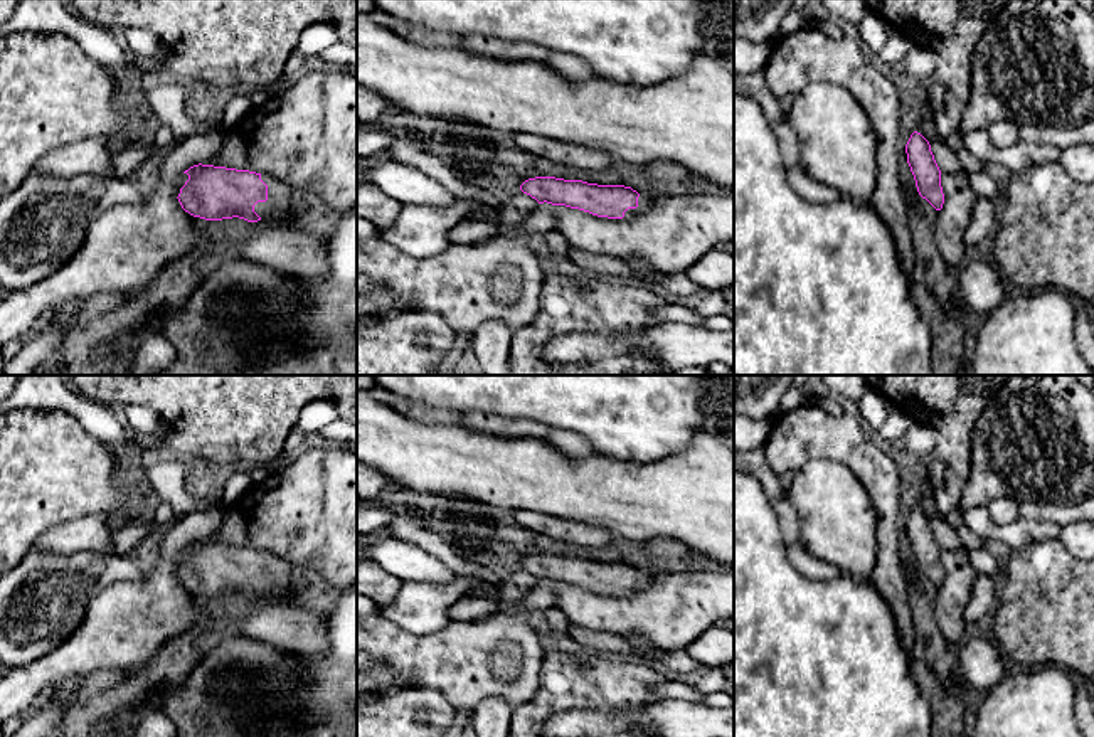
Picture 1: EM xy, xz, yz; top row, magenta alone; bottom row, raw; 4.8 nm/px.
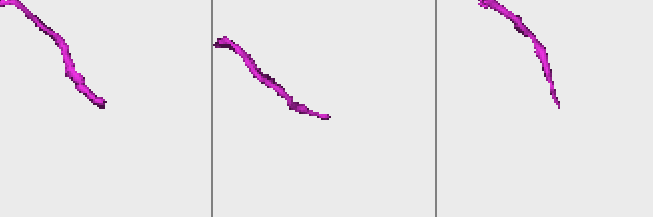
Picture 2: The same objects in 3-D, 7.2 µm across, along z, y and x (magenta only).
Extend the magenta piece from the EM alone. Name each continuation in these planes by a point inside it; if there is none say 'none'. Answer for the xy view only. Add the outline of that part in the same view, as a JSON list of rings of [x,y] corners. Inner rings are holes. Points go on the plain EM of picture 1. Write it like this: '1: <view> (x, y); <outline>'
1: xy (280, 581); [[[261,552],[268,562],[268,577],[258,579],[254,589],[263,599],[281,599],[295,592],[296,569],[271,552]]]

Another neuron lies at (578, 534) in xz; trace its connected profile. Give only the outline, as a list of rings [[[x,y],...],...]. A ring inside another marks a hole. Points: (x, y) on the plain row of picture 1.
[[[517,510],[513,518],[518,525],[545,535],[549,538],[572,543],[581,549],[599,549],[613,540],[613,533],[606,528],[594,525],[584,525],[581,522],[569,522],[555,518],[552,515],[542,515],[539,512]]]

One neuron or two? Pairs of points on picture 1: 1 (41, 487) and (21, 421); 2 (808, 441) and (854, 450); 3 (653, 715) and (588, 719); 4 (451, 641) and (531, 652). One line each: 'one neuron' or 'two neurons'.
1: one neuron
2: one neuron
3: one neuron
4: one neuron

